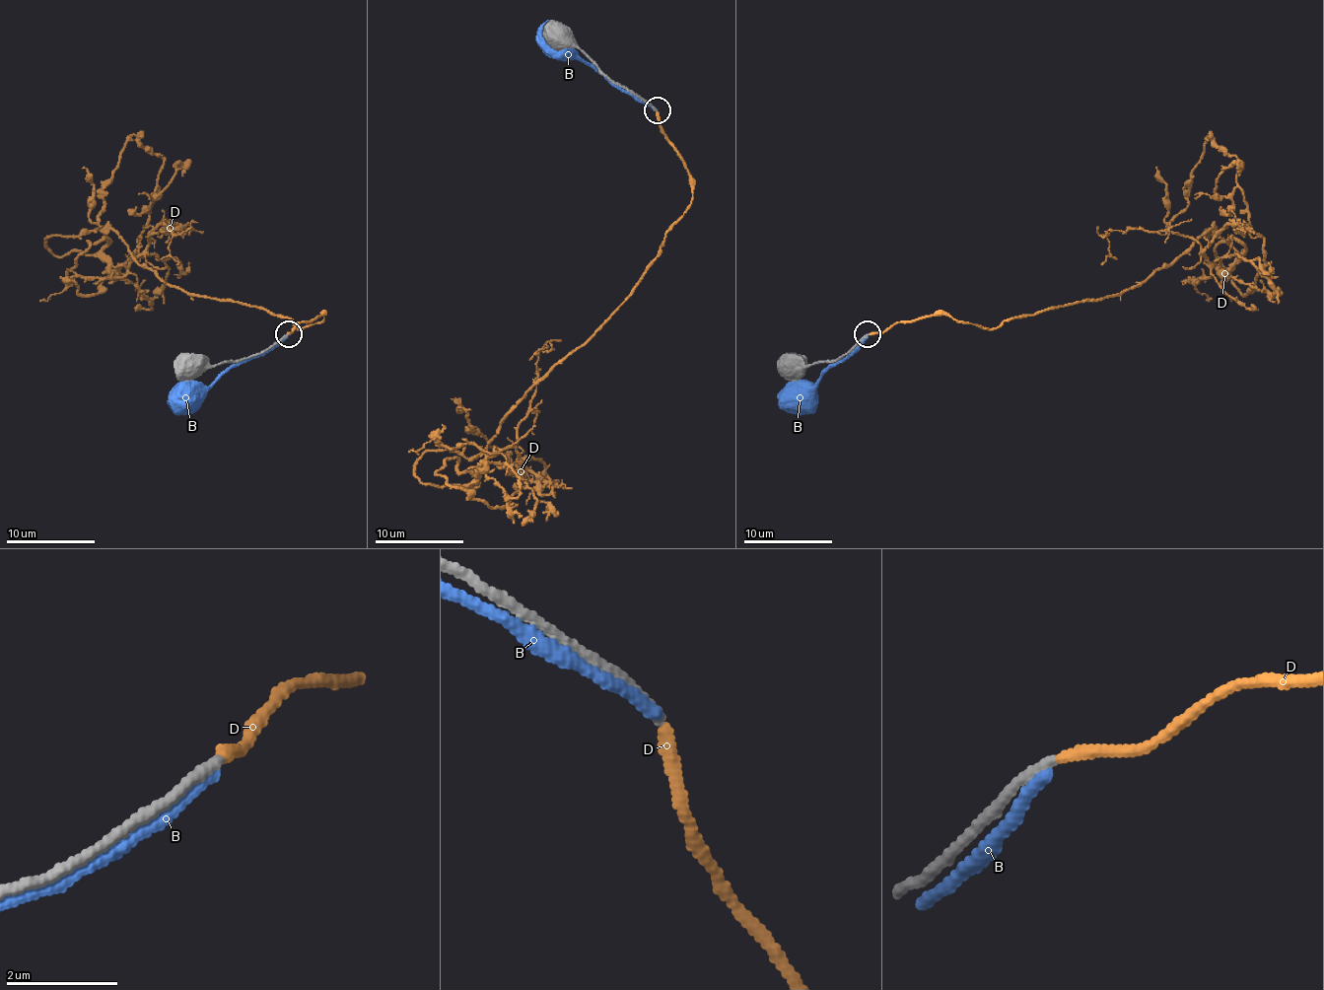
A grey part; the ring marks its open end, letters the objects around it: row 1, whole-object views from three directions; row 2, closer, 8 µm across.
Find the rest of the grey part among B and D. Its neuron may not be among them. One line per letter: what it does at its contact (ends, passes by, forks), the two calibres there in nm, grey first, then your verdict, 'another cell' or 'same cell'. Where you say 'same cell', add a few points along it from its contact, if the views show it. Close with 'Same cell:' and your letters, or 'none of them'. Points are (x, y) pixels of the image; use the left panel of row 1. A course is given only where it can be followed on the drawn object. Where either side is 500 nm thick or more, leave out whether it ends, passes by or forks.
B: it passes by; 180 nm thick on the grey side, 220 nm on the other; another cell
D: it ends there; 200 nm thick on the grey side, 240 nm on the other; same cell; it runs (288, 333), (110, 230), (46, 245), (108, 243), (79, 294), (164, 159), (95, 223), (82, 168)
Same cell: D

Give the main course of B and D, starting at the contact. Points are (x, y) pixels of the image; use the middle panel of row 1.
B: (648, 103), (614, 88), (557, 38), (554, 43)
D: (657, 111), (692, 198), (634, 292), (479, 454), (421, 456), (506, 507), (532, 480), (451, 398)

